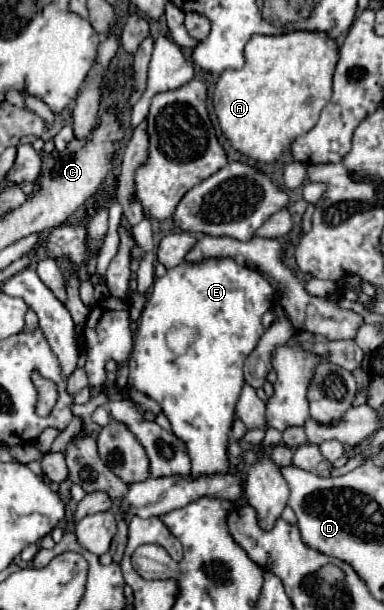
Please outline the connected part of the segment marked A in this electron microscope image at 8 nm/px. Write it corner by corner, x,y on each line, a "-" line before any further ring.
290,31
284,35
254,35
246,45
246,65
242,69
228,69
220,75
214,89
214,109
222,127
222,133
234,149
262,161
276,161
290,141
302,133
308,133
320,111
330,101
332,73
338,63
338,43
326,31

